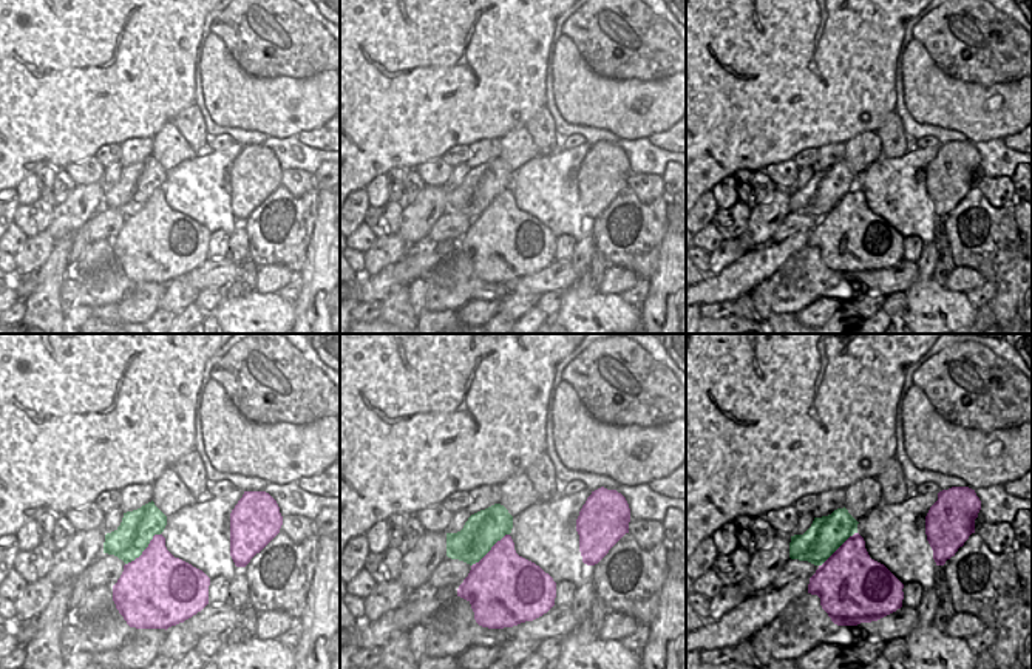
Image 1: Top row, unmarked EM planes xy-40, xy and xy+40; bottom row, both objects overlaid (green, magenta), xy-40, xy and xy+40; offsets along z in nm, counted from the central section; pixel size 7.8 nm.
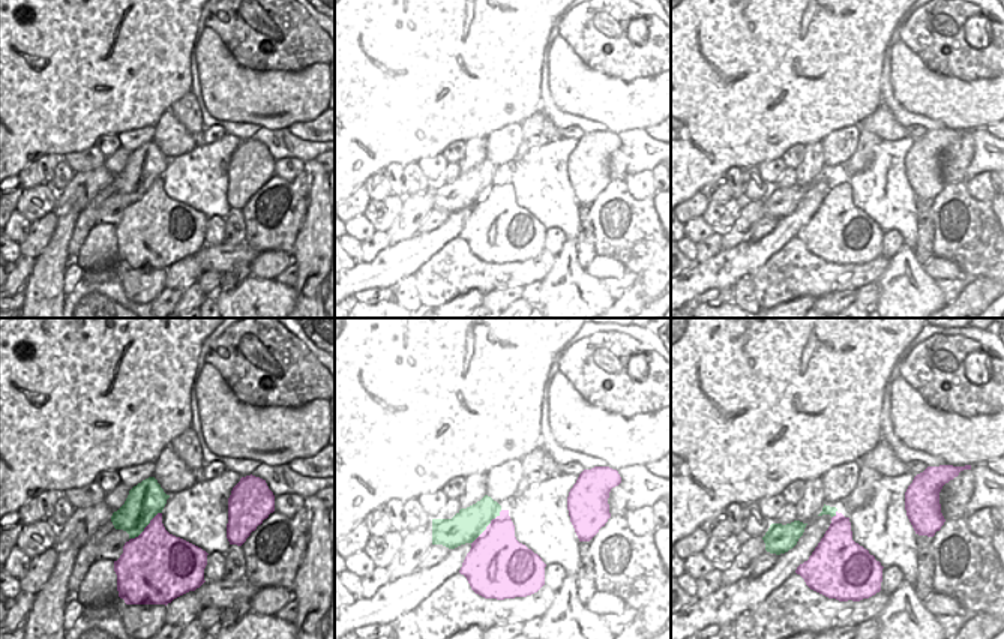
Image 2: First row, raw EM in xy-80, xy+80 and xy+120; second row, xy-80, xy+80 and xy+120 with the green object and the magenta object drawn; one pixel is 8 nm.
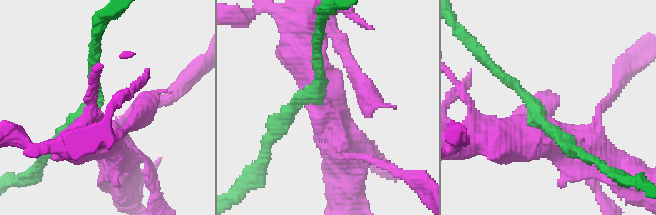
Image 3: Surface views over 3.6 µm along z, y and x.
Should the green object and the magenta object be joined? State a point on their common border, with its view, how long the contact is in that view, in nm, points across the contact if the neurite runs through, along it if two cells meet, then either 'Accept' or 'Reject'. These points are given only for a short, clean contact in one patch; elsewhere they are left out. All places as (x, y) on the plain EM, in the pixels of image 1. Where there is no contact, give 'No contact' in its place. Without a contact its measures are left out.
Touches green at xy-40 (144, 203). Shared border 360 nm. Boundary: xy-40 (159, 187), (153, 190), (138, 210), (125, 218). Reject

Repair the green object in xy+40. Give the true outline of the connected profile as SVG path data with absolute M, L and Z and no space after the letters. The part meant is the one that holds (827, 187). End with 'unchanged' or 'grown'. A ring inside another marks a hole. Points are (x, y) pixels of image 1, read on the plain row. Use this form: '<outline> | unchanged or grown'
M845 161L828 170L814 171L803 188L791 190L789 212L822 219L850 190L857 187L857 178Z | unchanged

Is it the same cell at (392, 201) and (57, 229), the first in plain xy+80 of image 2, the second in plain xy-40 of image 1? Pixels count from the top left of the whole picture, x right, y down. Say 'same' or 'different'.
different

